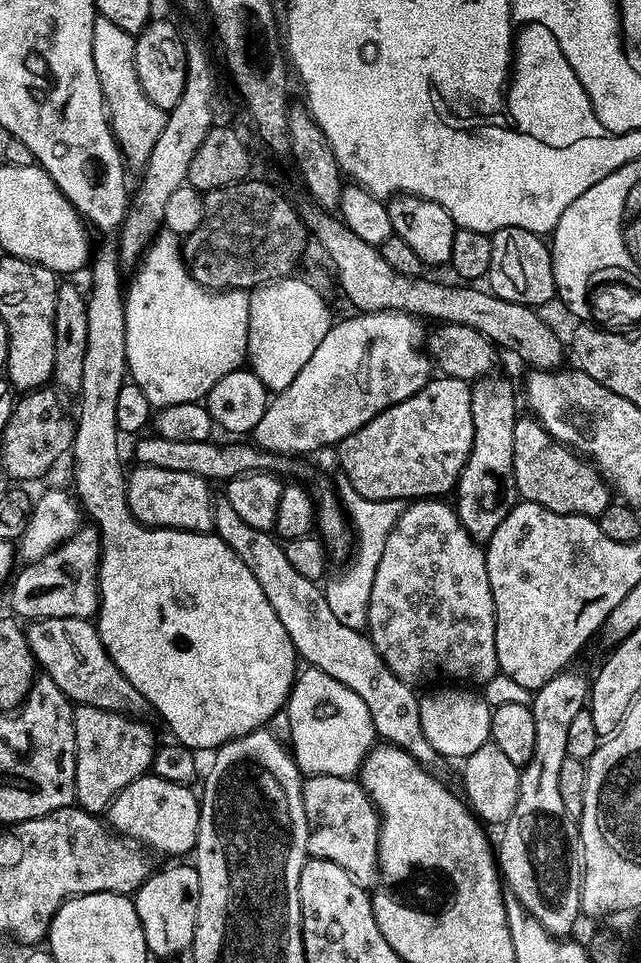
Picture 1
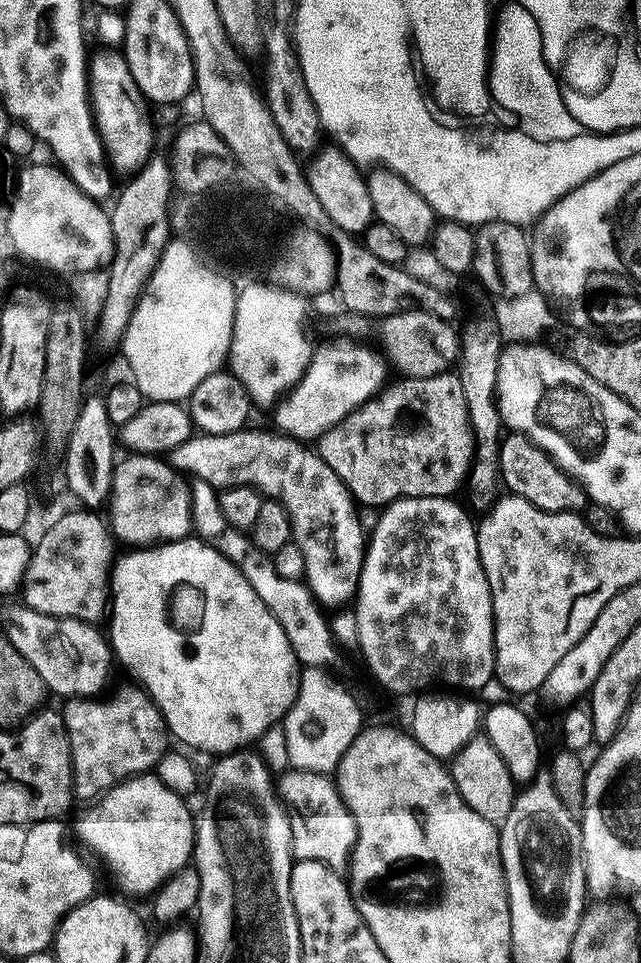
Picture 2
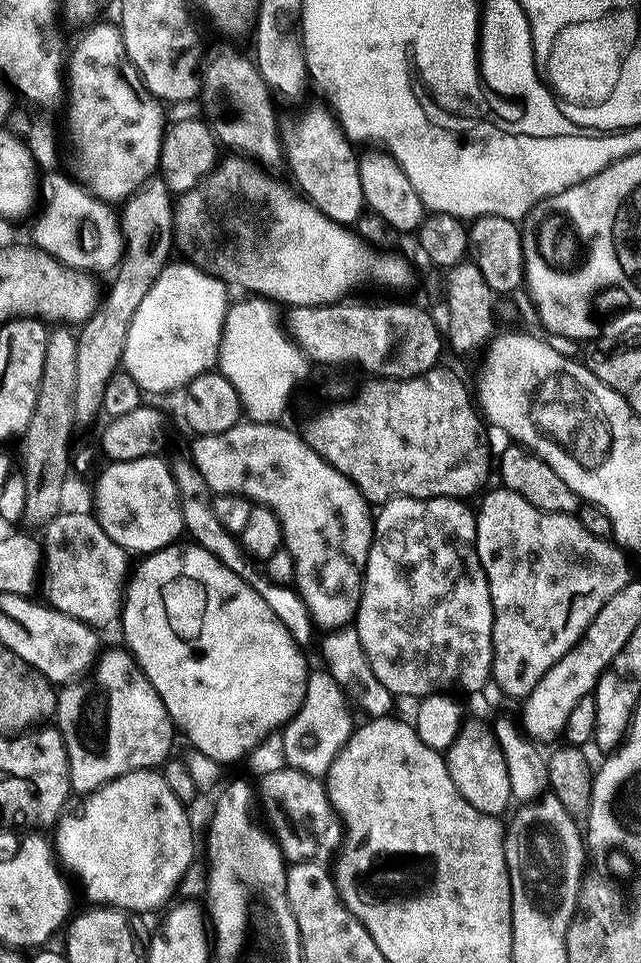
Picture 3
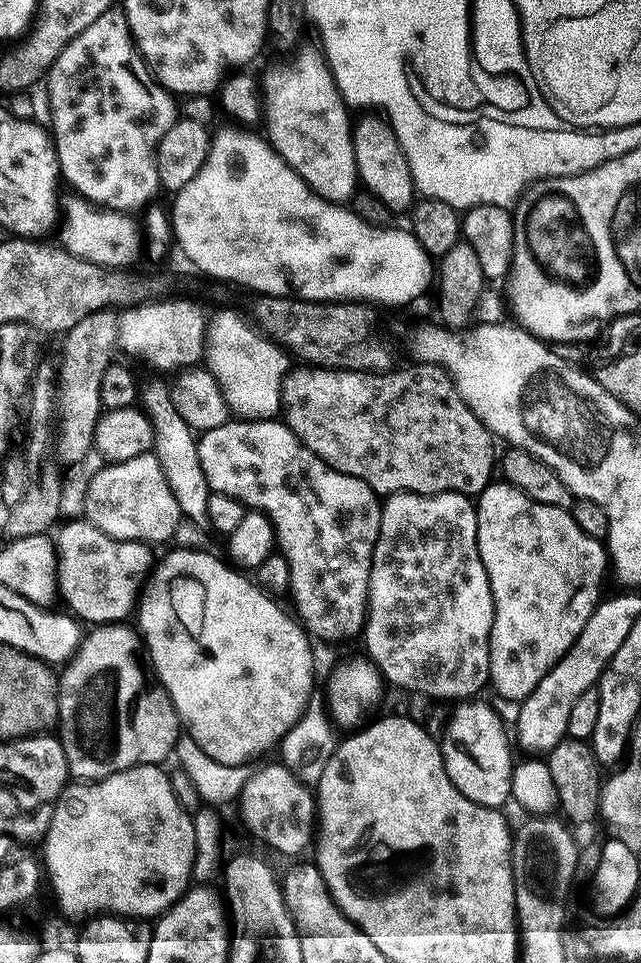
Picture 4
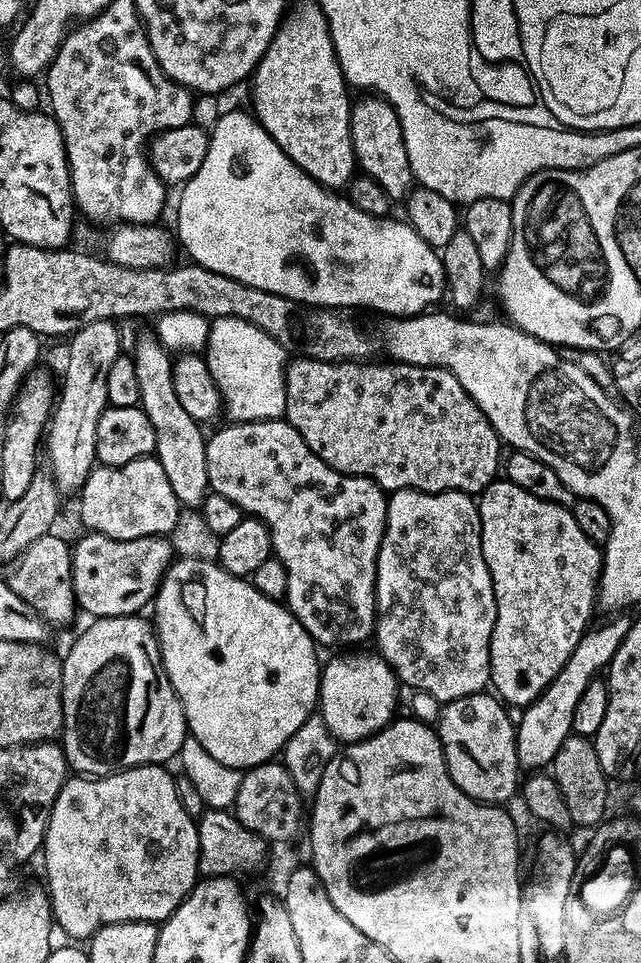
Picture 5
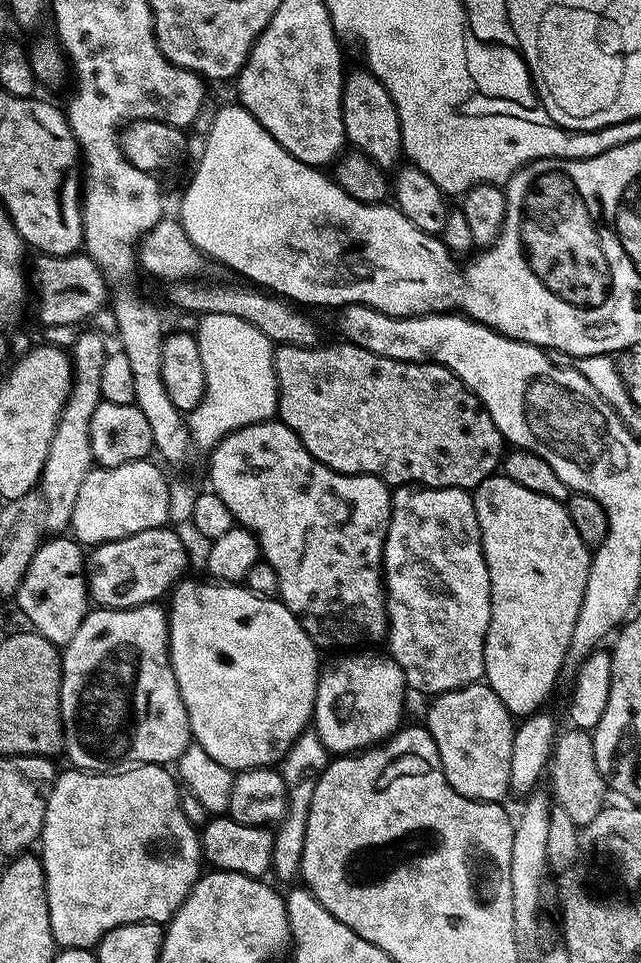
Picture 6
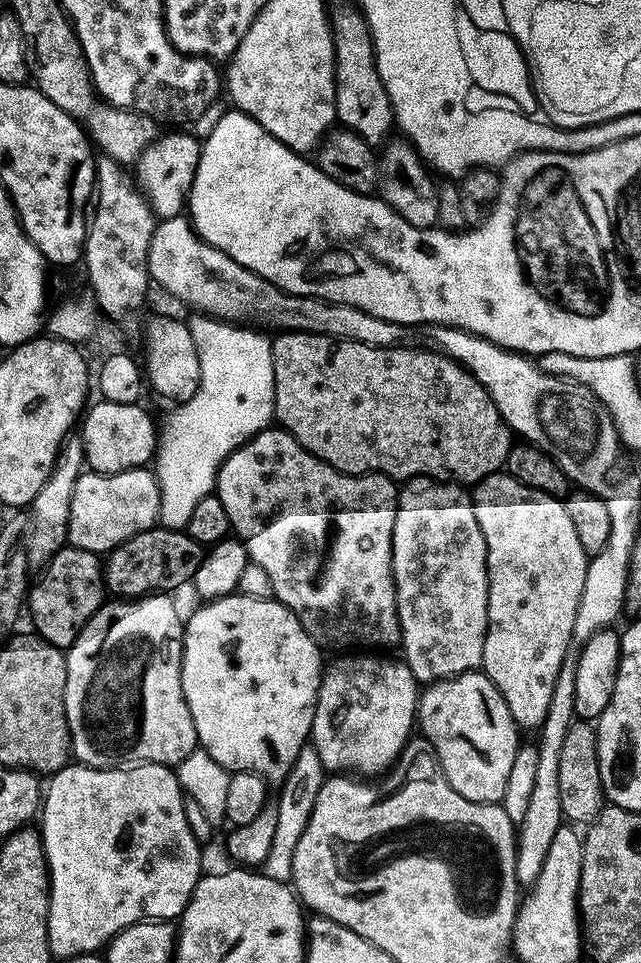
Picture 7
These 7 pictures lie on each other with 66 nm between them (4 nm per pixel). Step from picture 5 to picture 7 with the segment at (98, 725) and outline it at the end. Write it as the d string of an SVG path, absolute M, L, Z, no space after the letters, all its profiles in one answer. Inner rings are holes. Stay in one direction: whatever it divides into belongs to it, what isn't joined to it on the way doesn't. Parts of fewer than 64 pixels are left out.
M149 594L147 596L137 596L135 598L116 598L111 602L105 602L100 605L97 612L92 615L86 622L84 629L78 634L78 638L74 643L66 649L68 661L66 662L66 694L64 701L66 702L66 722L70 726L70 742L72 743L72 756L75 757L79 763L86 764L90 768L106 768L109 766L128 766L133 762L137 764L167 764L169 766L180 765L187 756L198 748L198 741L196 738L196 731L194 730L194 718L190 718L190 710L186 706L186 698L182 690L182 654L184 653L184 625L185 621L180 620L180 612L176 609L176 604L172 601L173 597L168 594Z

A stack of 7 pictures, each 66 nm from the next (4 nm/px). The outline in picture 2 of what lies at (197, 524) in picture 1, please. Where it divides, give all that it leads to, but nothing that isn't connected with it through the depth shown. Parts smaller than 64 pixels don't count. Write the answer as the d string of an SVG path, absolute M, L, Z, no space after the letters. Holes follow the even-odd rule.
M128 454L125 457L112 469L112 491L106 505L111 535L117 541L125 540L128 546L185 539L193 531L189 481L159 455Z

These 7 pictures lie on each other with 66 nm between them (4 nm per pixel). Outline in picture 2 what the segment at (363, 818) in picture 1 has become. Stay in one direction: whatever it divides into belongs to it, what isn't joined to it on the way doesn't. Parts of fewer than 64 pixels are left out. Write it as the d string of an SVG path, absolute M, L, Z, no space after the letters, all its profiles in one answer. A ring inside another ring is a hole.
M301 768L287 771L278 776L278 791L292 819L295 851L309 852L313 858L347 861L356 845L356 819L340 796L335 779L322 772L307 772Z

